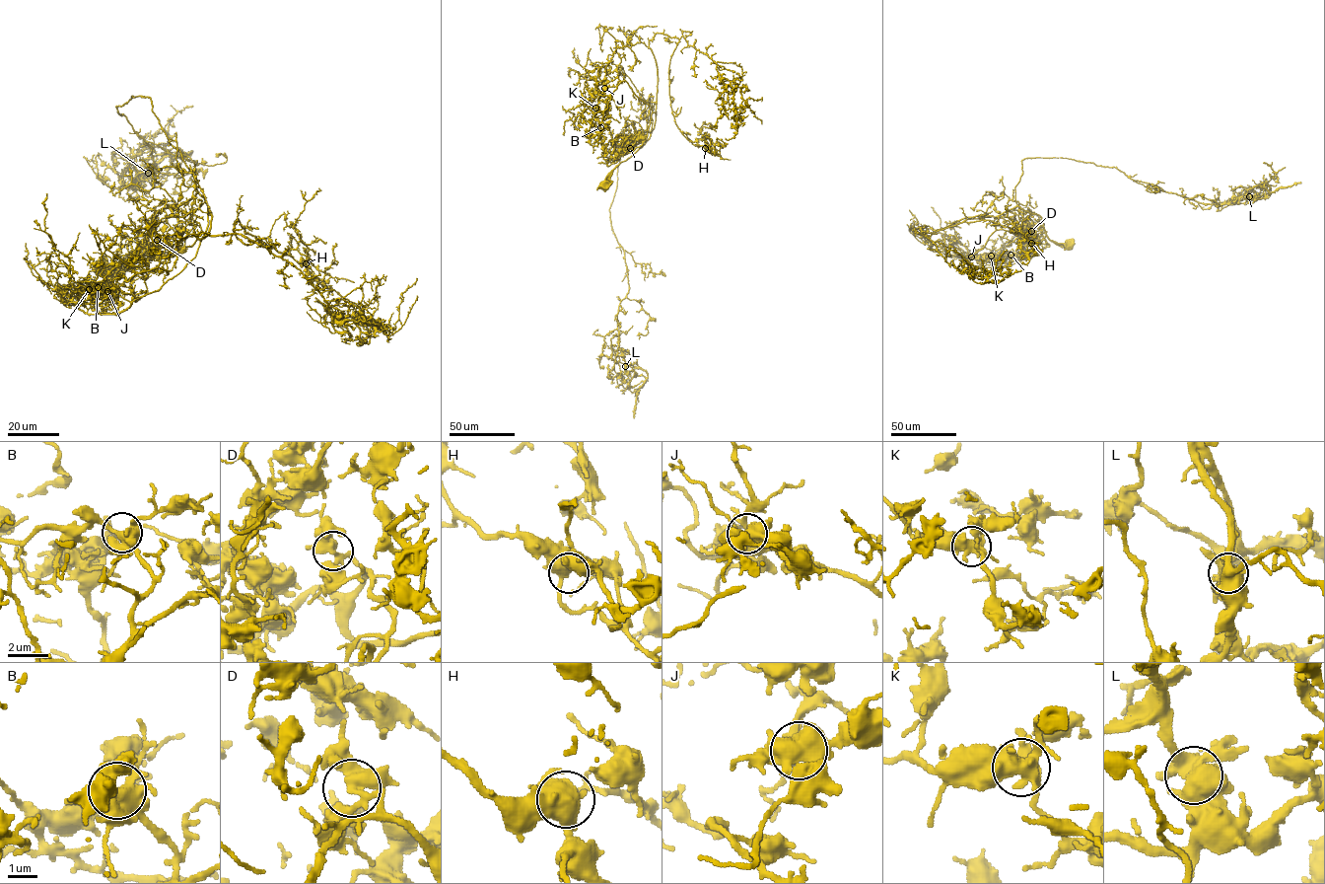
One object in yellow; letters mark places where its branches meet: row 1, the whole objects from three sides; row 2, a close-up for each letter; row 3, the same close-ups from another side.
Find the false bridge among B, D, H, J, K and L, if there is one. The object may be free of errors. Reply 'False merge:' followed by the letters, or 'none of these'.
False merge: L

